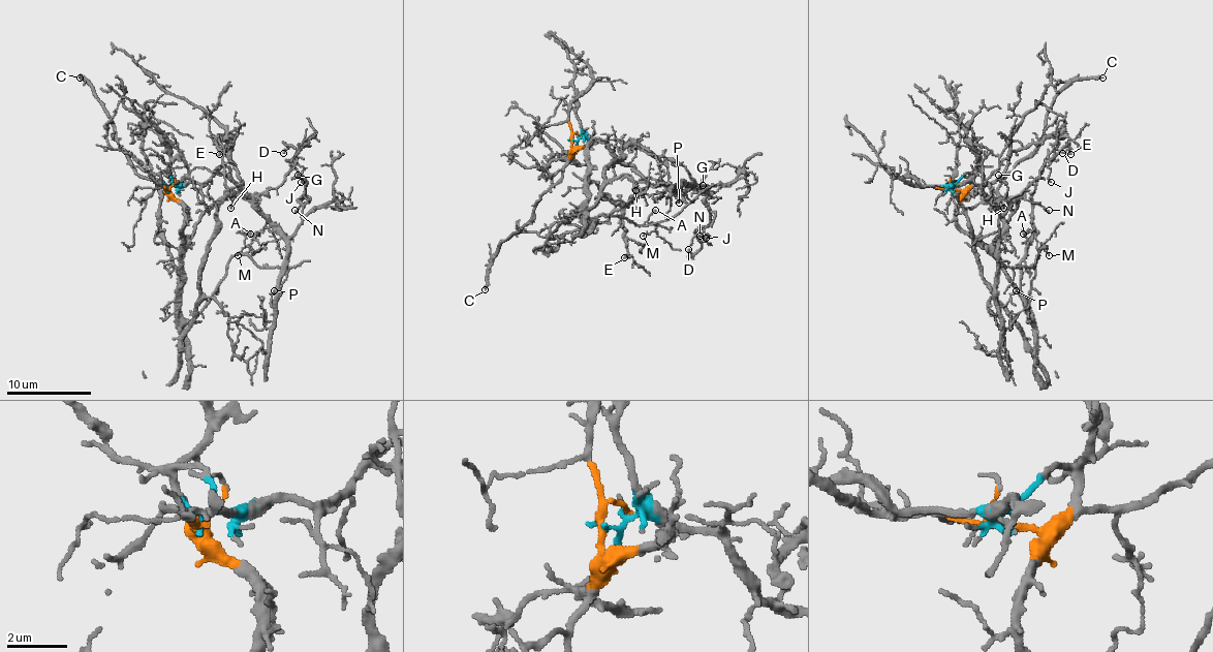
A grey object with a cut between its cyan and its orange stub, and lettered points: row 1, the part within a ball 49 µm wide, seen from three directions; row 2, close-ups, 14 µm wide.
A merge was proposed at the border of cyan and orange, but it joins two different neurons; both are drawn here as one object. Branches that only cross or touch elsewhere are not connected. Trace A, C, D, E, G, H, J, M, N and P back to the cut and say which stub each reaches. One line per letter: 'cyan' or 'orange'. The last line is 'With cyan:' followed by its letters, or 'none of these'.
A: orange
C: orange
D: cyan
E: cyan
G: cyan
H: cyan
J: cyan
M: orange
N: cyan
P: cyan
With cyan: D, E, G, H, J, N, P

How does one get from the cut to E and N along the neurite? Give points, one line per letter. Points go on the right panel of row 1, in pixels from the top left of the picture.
E: (953, 189), (953, 183), (966, 183), (976, 173), (994, 189), (1008, 155), (1051, 136), (1066, 136), (1070, 153)
N: (953, 189), (976, 173), (998, 198), (1002, 237), (998, 217), (1013, 200), (1023, 196), (1049, 211)

